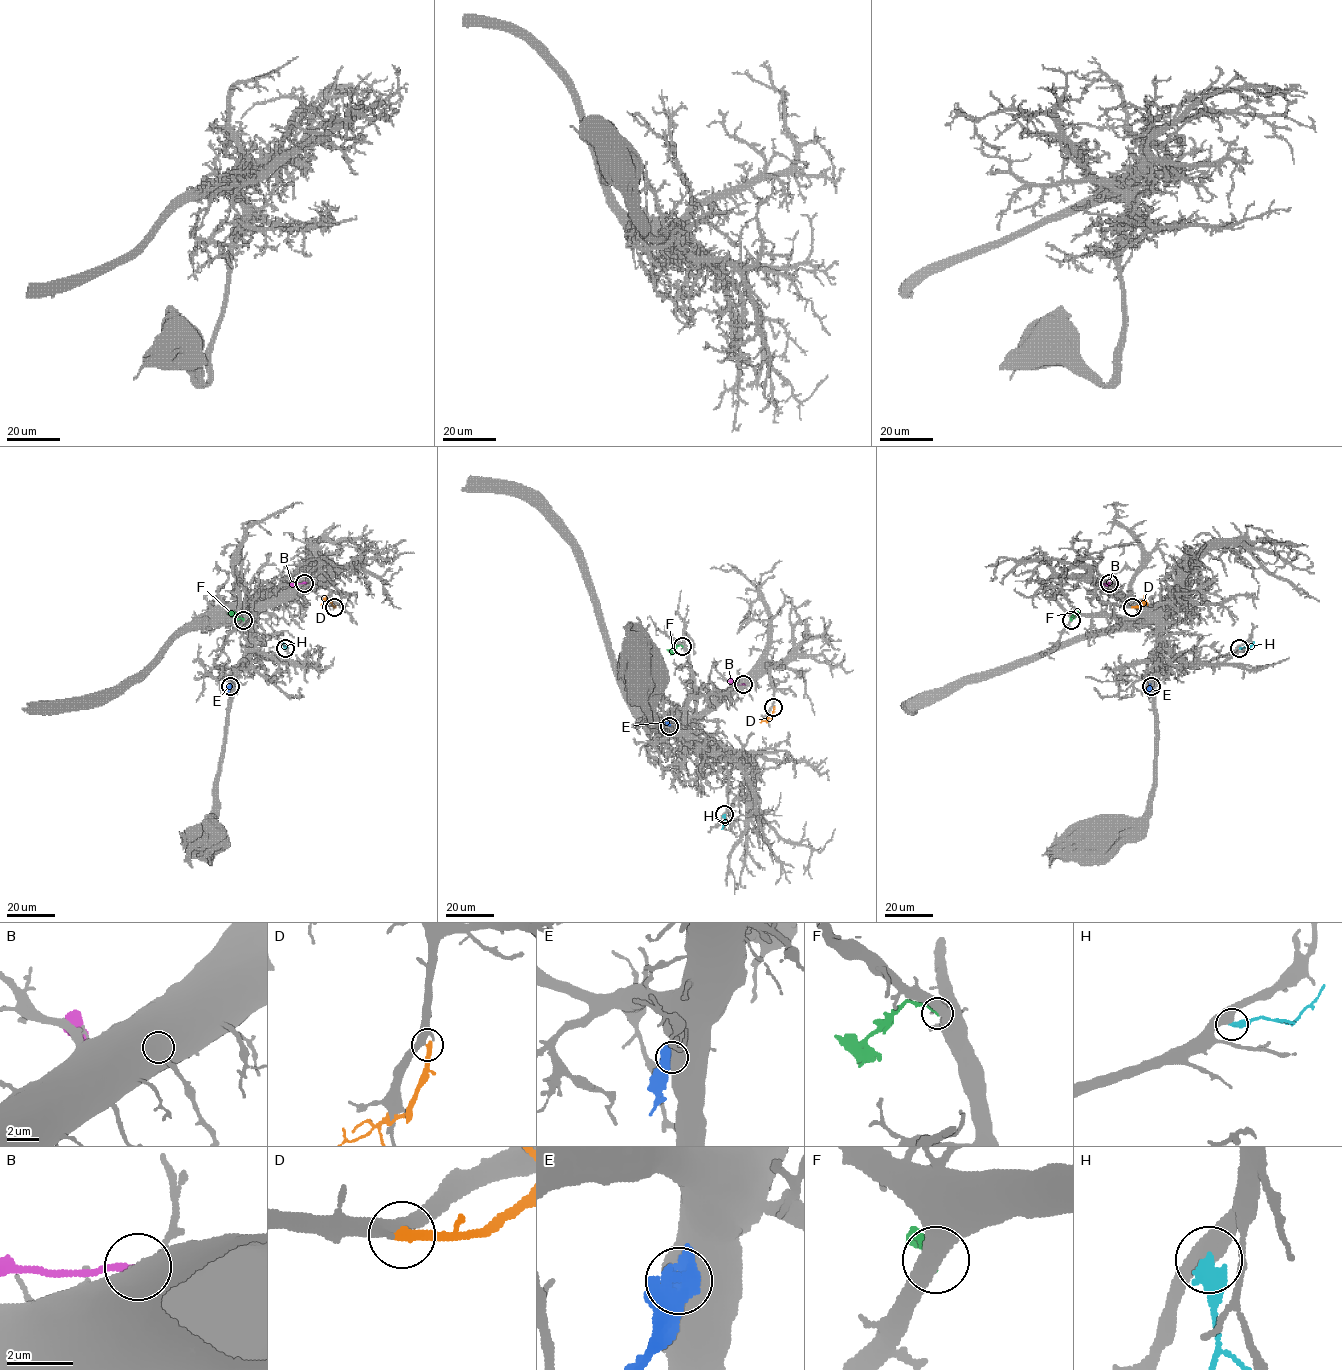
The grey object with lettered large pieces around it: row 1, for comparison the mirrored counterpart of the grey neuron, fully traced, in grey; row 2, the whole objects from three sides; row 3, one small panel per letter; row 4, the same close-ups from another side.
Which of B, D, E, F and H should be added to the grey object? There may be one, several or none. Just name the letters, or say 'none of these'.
none of these

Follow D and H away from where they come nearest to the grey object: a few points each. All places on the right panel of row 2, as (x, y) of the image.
D: (1132, 607), (1146, 601), (1144, 604)
H: (1239, 648), (1248, 648), (1253, 642)

